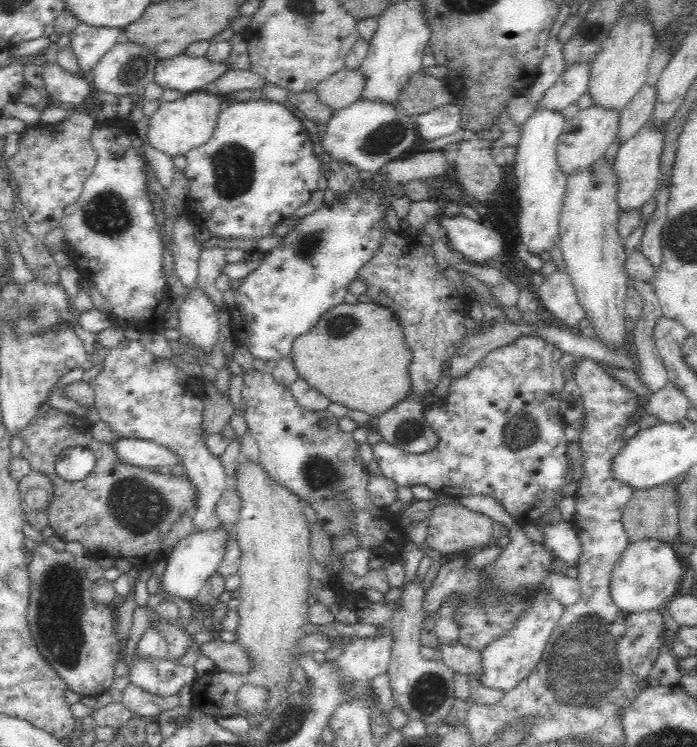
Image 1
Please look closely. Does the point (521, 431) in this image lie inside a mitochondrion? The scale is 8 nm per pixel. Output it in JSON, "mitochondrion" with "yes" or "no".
{"mitochondrion":"yes"}

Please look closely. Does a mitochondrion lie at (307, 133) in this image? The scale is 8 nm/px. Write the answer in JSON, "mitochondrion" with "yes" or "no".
{"mitochondrion":"no"}

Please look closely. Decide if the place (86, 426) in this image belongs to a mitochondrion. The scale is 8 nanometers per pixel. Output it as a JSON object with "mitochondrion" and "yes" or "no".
{"mitochondrion":"no"}

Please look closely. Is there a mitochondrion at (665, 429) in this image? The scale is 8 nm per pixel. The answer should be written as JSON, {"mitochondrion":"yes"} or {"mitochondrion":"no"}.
{"mitochondrion":"no"}

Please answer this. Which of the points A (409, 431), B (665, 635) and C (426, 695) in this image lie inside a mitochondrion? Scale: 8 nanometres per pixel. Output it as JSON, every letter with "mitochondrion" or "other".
{"A":"mitochondrion","B":"other","C":"mitochondrion"}

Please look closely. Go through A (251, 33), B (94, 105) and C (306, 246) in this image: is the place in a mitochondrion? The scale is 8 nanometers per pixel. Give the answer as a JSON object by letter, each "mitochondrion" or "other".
{"A":"other","B":"other","C":"mitochondrion"}

